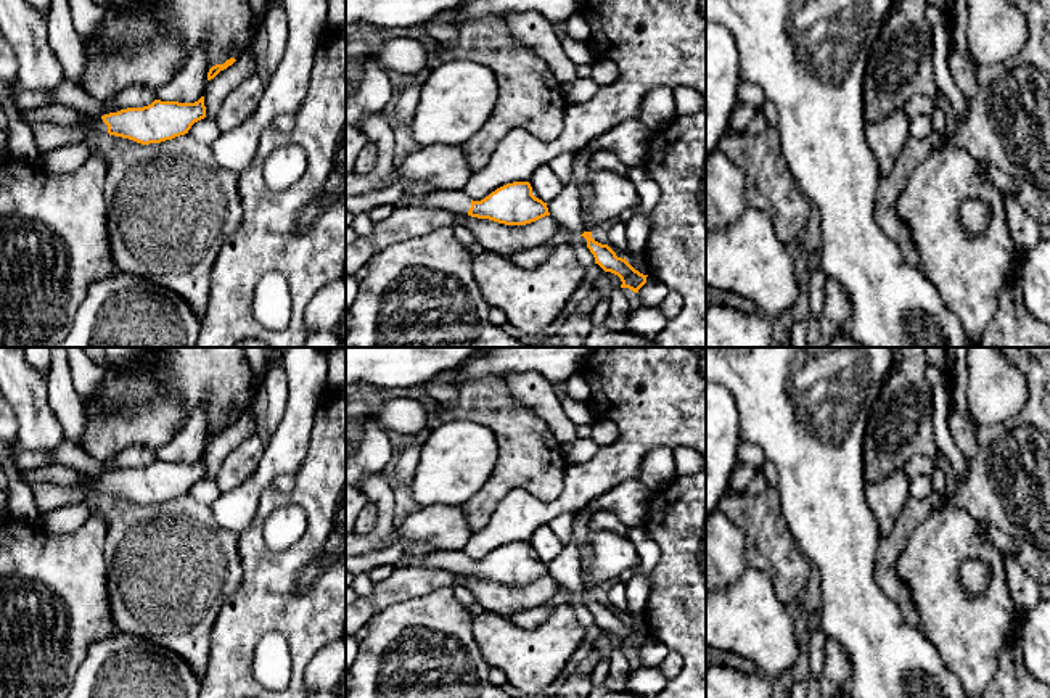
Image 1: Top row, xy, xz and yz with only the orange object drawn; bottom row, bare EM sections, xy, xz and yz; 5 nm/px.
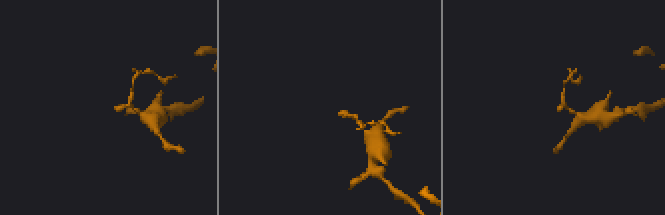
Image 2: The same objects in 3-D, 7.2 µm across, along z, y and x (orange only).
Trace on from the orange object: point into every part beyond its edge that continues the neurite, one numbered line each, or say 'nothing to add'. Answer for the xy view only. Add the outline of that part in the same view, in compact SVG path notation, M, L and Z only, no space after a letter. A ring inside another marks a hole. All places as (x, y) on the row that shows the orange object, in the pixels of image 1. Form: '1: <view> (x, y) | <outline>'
1: xy (58, 114) | M59 105L19 113L19 119L29 127L40 122L50 122L63 127L84 127L88 133L108 133L108 125L103 122L101 116L90 116Z

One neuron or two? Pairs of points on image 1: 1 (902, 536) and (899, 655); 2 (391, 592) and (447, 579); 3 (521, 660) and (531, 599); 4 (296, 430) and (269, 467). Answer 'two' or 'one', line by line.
1: two
2: one
3: two
4: one

